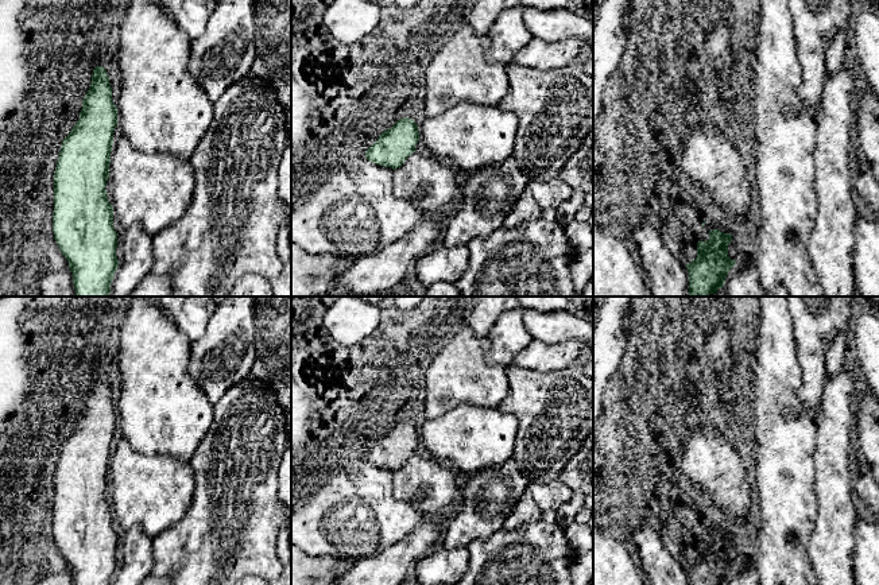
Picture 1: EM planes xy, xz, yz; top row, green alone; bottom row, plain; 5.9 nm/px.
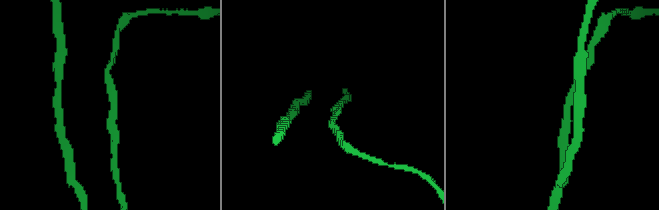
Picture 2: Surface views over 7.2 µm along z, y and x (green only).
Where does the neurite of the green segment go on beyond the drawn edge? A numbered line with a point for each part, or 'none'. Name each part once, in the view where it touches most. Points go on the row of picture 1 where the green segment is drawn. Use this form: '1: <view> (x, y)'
none

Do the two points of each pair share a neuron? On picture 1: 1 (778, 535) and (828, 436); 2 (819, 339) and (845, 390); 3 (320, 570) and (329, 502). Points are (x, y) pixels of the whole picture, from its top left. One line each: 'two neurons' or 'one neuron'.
1: two neurons
2: two neurons
3: two neurons

